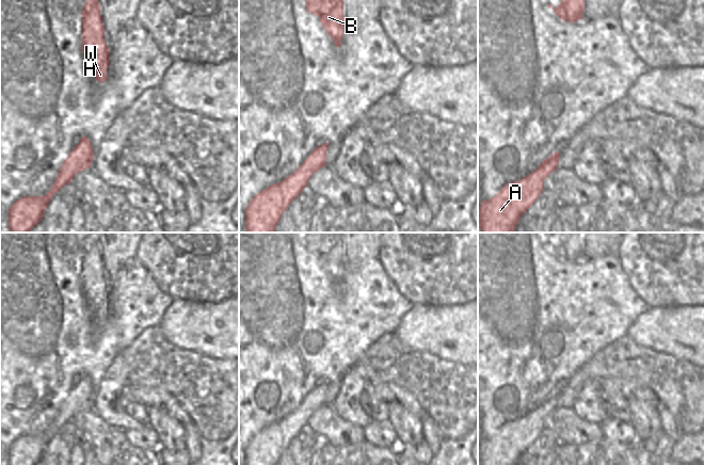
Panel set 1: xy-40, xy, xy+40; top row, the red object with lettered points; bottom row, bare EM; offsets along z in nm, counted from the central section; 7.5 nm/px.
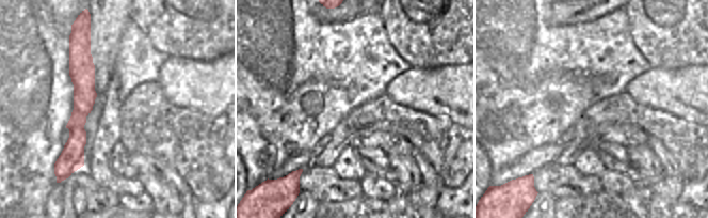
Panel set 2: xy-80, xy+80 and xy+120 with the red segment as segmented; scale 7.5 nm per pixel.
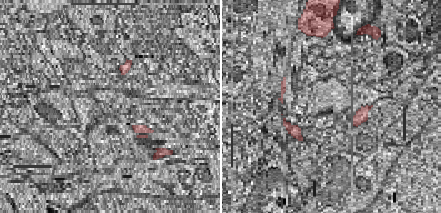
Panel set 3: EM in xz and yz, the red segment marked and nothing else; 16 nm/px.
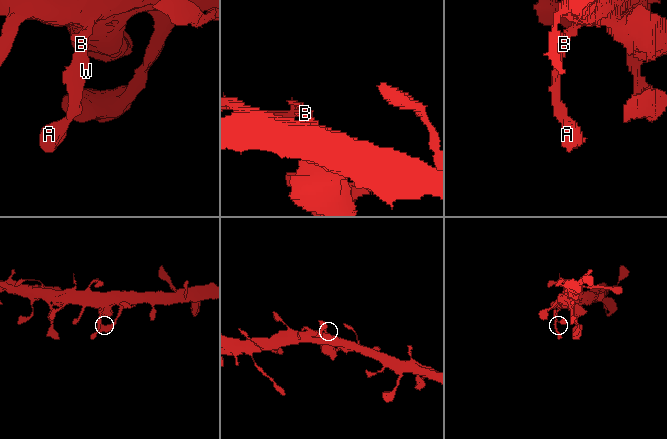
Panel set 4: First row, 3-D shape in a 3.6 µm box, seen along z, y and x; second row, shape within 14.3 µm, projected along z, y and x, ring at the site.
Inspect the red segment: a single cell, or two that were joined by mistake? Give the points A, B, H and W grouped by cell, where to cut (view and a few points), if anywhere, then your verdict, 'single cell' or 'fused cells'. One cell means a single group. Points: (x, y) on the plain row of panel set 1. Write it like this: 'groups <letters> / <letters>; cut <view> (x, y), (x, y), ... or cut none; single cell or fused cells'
groups A B H W; cut none; single cell

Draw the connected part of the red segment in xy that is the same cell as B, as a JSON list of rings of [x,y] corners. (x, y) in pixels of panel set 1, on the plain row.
[[[309,232],[305,246],[320,257],[320,261],[336,286],[341,285],[346,257],[341,232]]]

